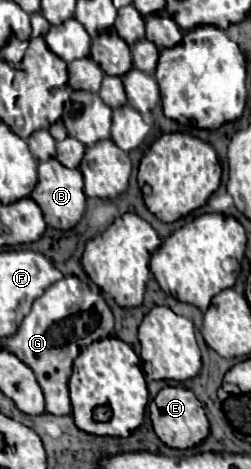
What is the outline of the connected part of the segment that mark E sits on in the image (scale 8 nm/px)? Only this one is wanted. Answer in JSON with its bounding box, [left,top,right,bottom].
[148,387,210,449]

